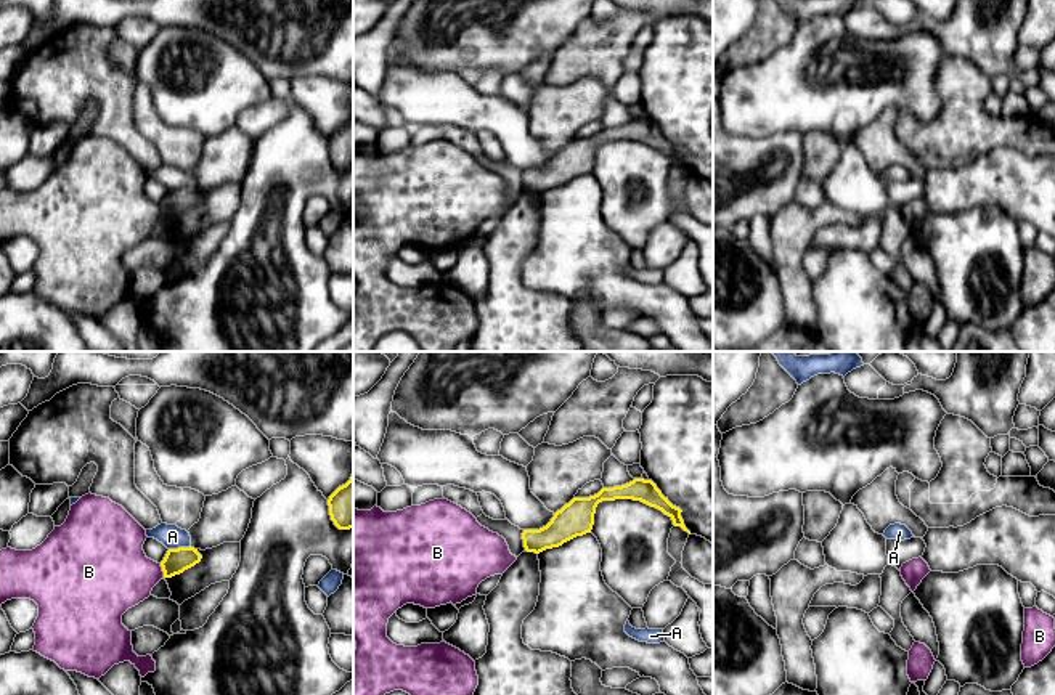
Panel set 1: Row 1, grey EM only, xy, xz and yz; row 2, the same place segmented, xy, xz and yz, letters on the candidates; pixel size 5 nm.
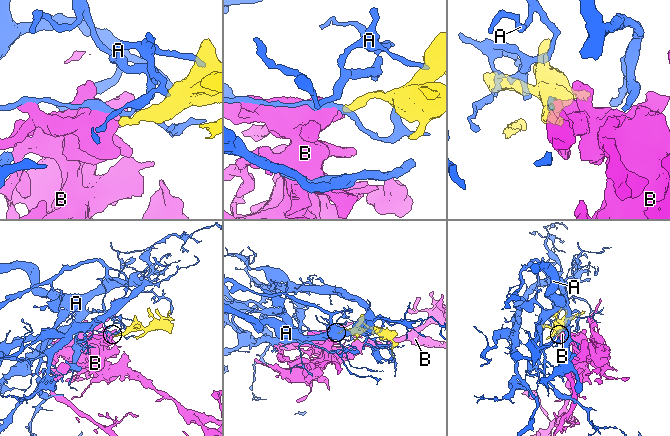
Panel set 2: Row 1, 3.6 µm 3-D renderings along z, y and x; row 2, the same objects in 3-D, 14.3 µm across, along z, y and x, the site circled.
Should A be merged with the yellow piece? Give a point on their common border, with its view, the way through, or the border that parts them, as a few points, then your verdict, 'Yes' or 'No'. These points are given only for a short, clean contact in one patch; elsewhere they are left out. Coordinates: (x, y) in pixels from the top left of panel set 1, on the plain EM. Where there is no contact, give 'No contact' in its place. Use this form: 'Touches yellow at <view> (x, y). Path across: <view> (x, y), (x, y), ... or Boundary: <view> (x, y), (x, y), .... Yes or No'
Touches yellow at xy (179, 188). Boundary: xy (190, 185), (169, 190). No

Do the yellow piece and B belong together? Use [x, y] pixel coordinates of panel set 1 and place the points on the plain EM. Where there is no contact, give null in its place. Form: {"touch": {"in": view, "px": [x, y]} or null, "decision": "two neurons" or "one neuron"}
{"touch": {"in": "xy", "px": [162, 211]}, "decision": "two neurons"}

